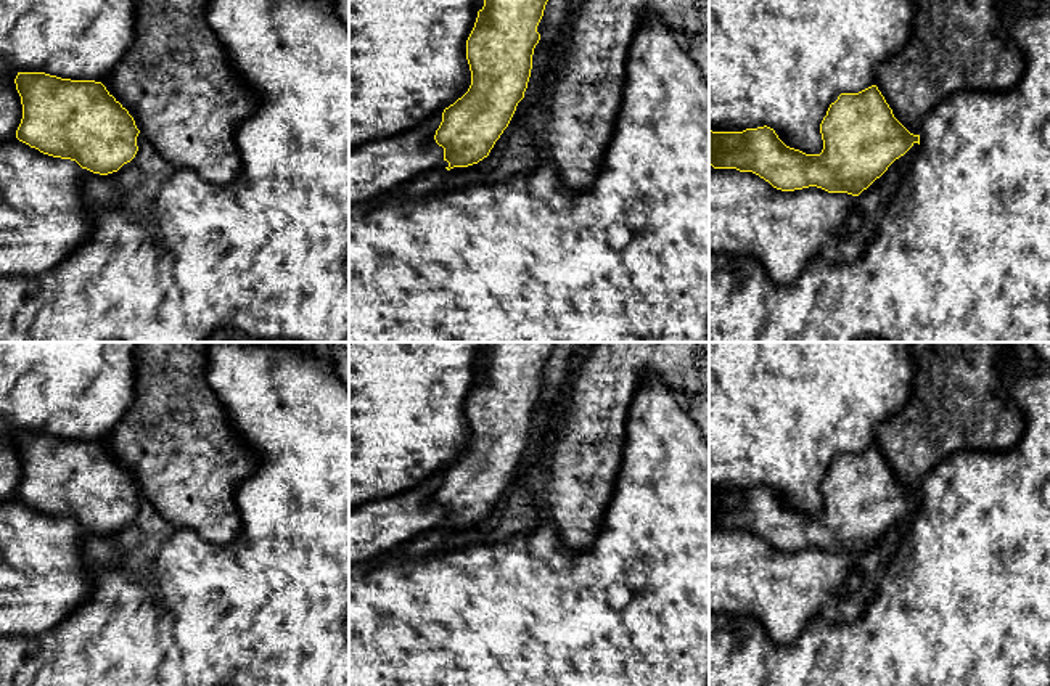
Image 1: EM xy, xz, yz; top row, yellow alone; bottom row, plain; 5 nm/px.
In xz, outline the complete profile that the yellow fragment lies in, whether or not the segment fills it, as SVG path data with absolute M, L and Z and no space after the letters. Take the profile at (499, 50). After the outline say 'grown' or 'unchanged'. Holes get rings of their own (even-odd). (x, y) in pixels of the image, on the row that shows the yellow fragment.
M484 0L466 40L471 71L468 92L444 109L434 140L444 148L447 170L468 167L489 156L524 98L532 69L534 48L540 40L537 26L548 0Z | unchanged

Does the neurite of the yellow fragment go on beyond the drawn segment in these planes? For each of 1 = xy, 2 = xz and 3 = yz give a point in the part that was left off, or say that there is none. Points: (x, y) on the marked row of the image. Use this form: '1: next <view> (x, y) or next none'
1: next none
2: next none
3: next none

